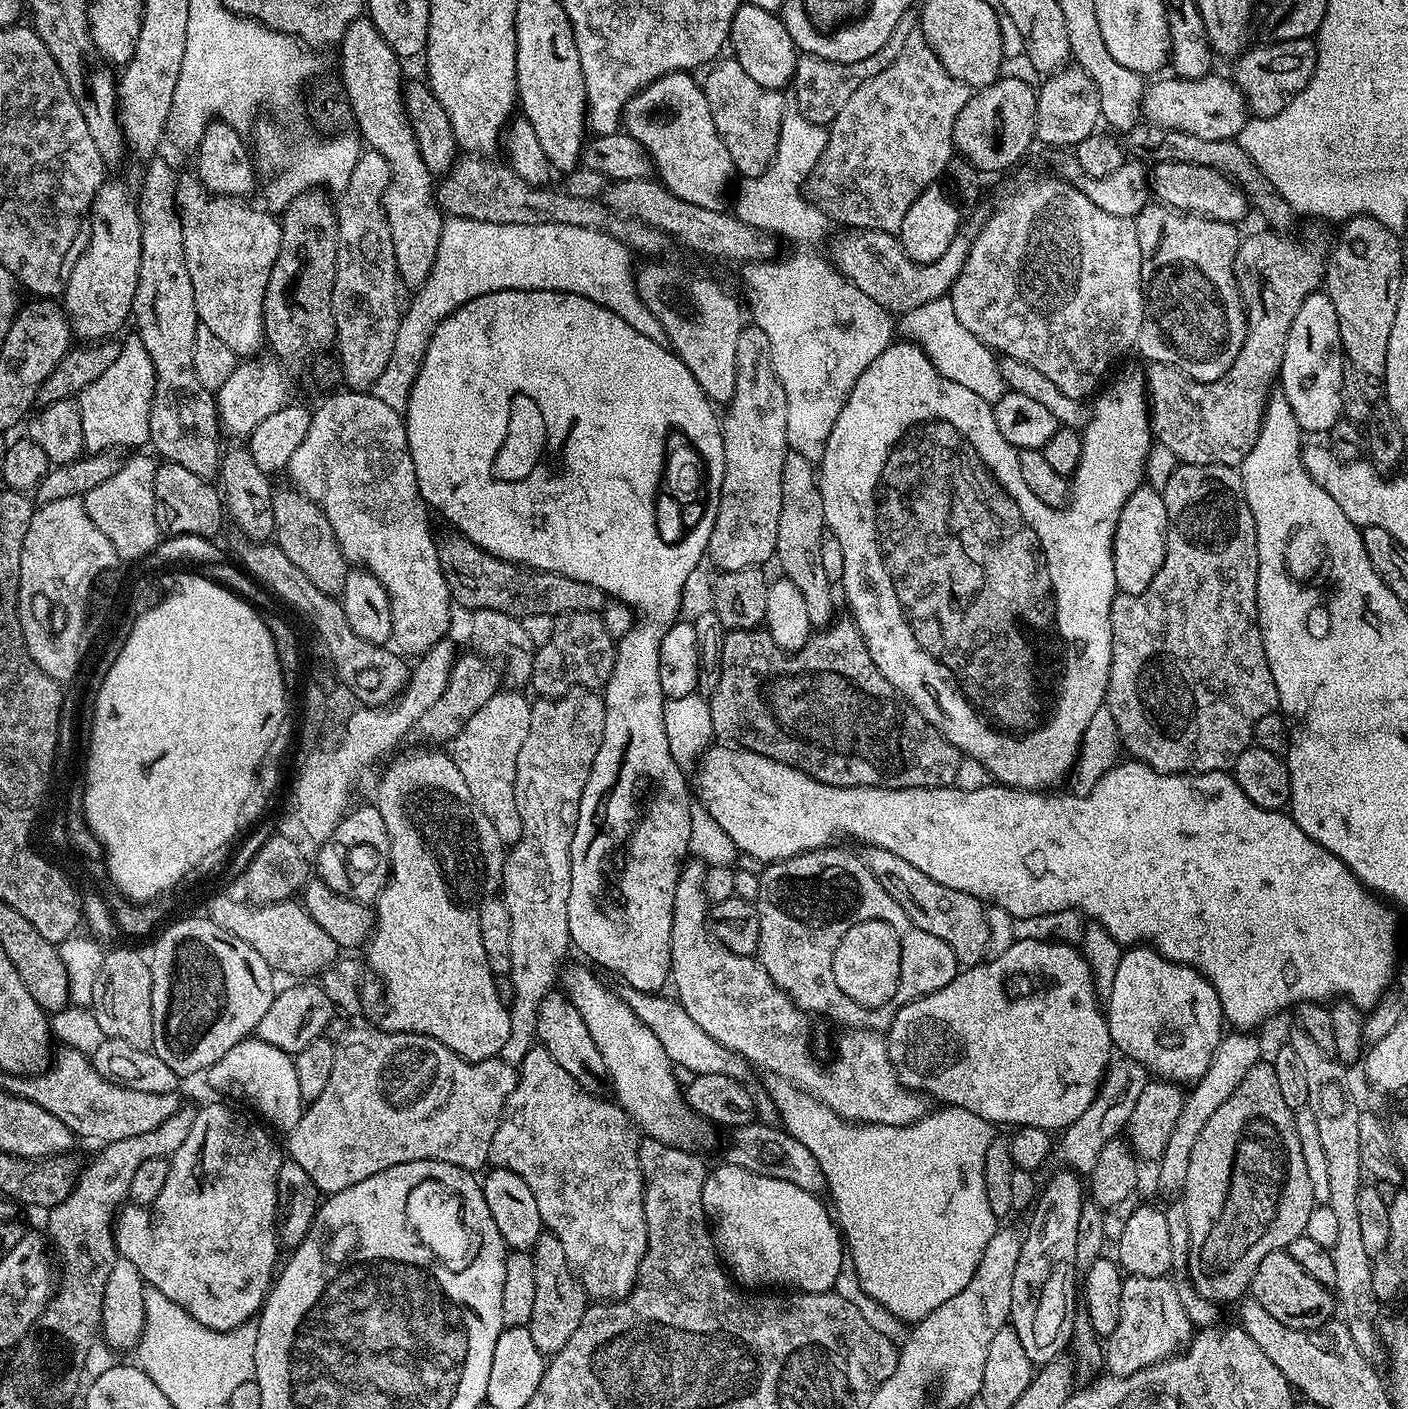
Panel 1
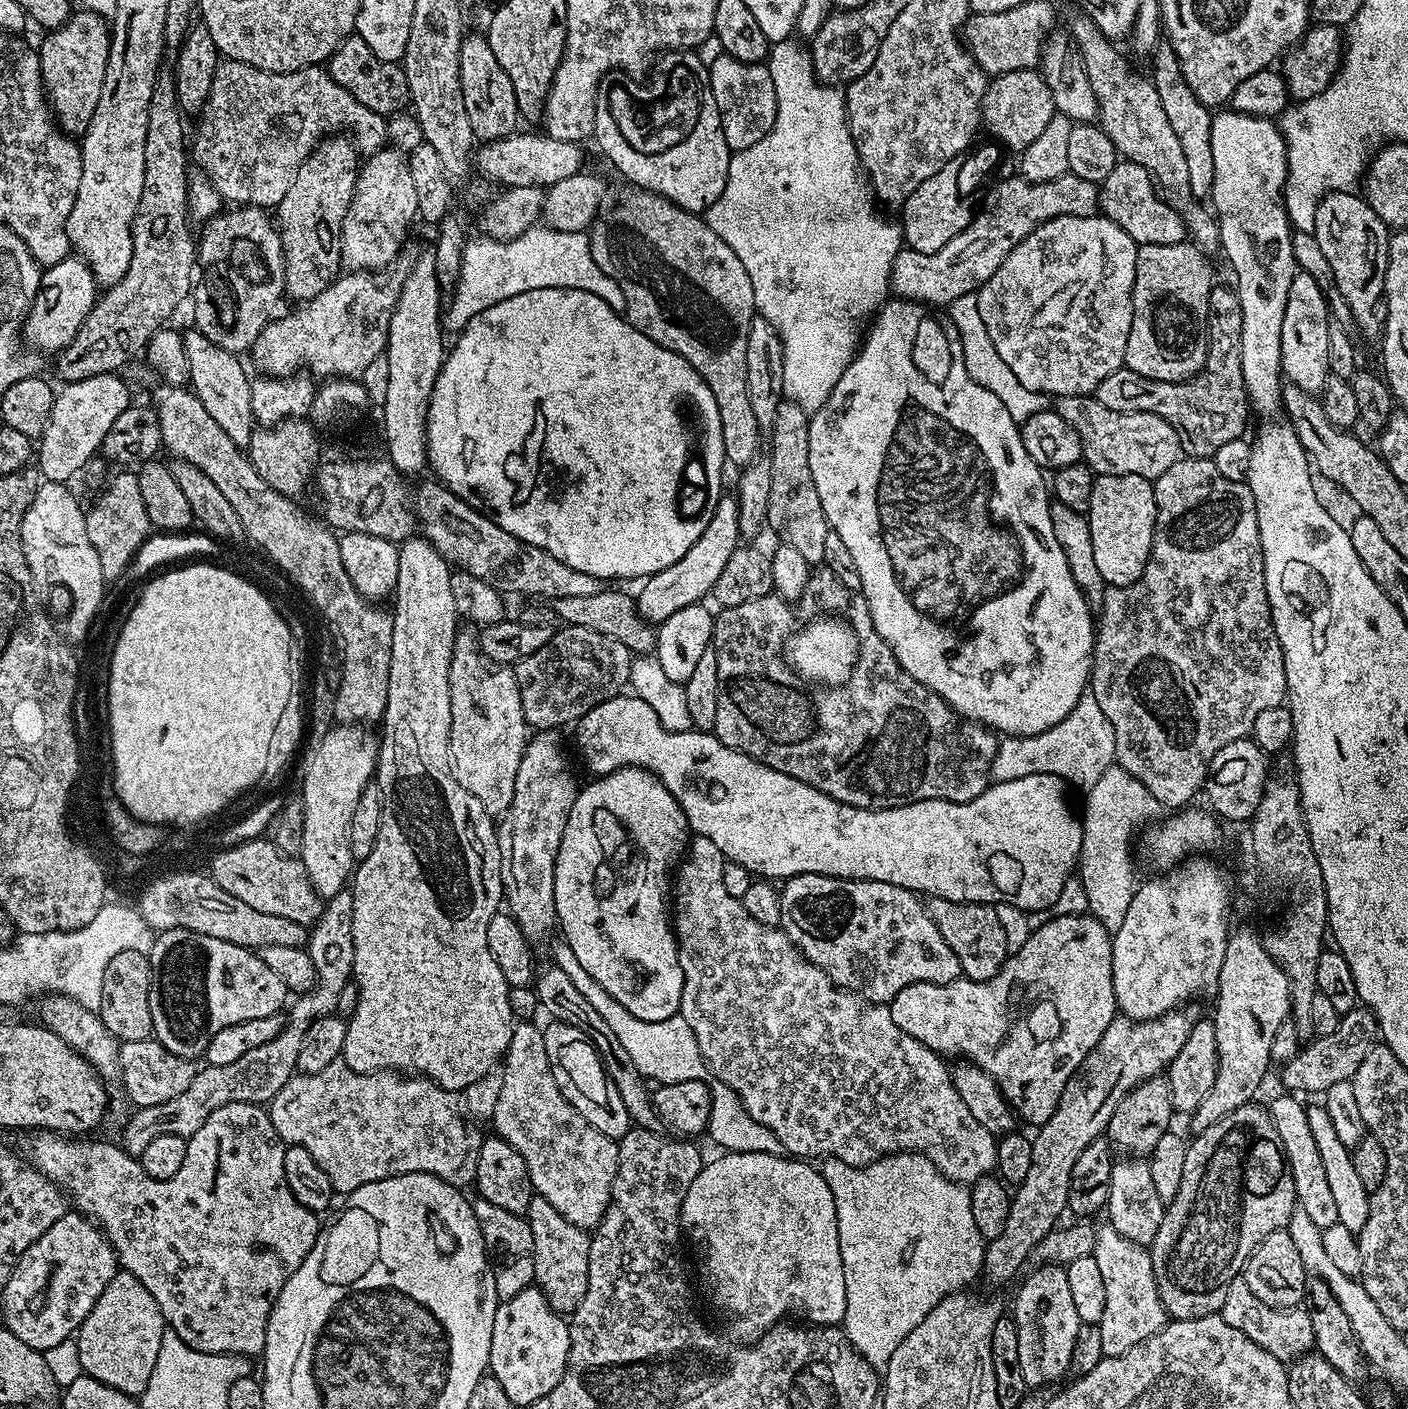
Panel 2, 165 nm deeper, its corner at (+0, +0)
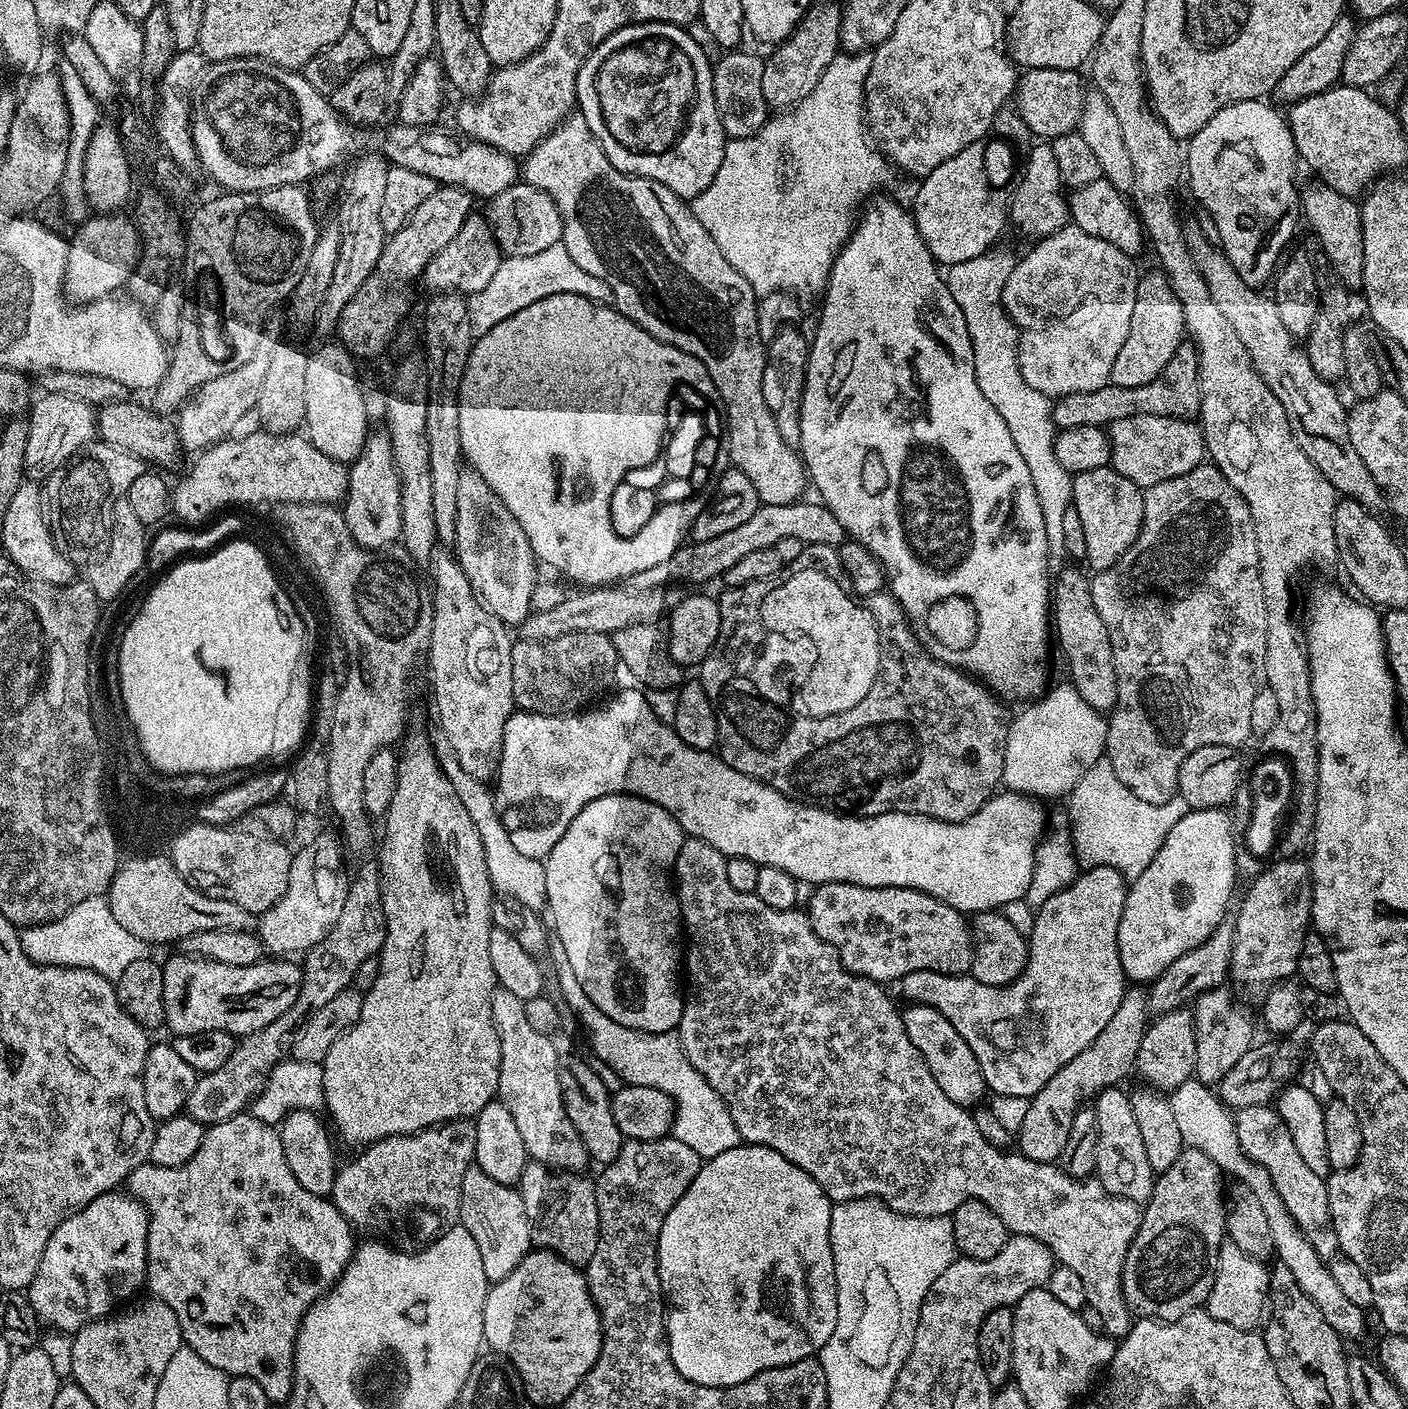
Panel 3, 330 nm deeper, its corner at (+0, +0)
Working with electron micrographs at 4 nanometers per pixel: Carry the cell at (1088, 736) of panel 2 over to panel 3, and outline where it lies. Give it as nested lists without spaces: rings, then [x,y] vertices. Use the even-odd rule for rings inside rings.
[[[1064,682],[1058,688],[1053,687],[1048,693],[1045,693],[1036,703],[1029,703],[1018,717],[1013,717],[1013,720],[1009,723],[1007,740],[1005,744],[1005,754],[1004,754],[1004,766],[1003,766],[1003,776],[1001,783],[1007,791],[1011,792],[1021,792],[1024,795],[1031,795],[1036,798],[1041,798],[1047,800],[1046,798],[1064,798],[1067,797],[1069,793],[1072,792],[1074,786],[1077,785],[1078,779],[1082,778],[1086,770],[1094,764],[1094,762],[1100,760],[1105,753],[1105,738],[1108,733],[1107,719],[1099,712],[1096,712],[1088,702],[1083,701],[1082,696],[1078,694],[1075,687],[1071,683]]]

